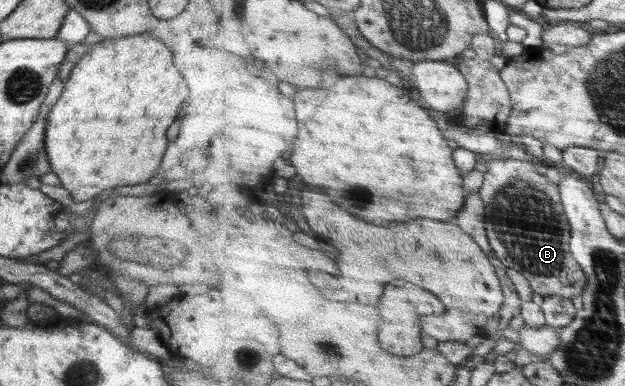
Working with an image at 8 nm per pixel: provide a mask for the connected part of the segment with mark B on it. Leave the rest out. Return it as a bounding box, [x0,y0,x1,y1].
[479,159,589,301]

